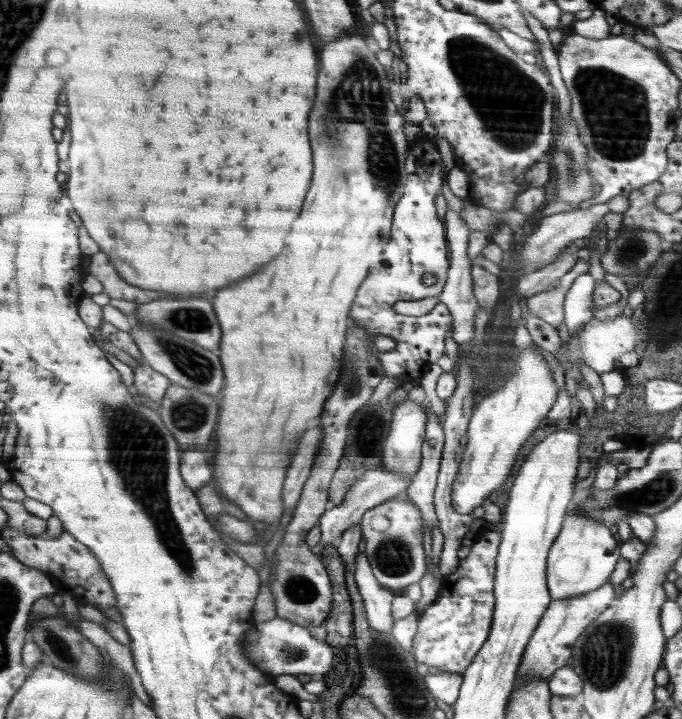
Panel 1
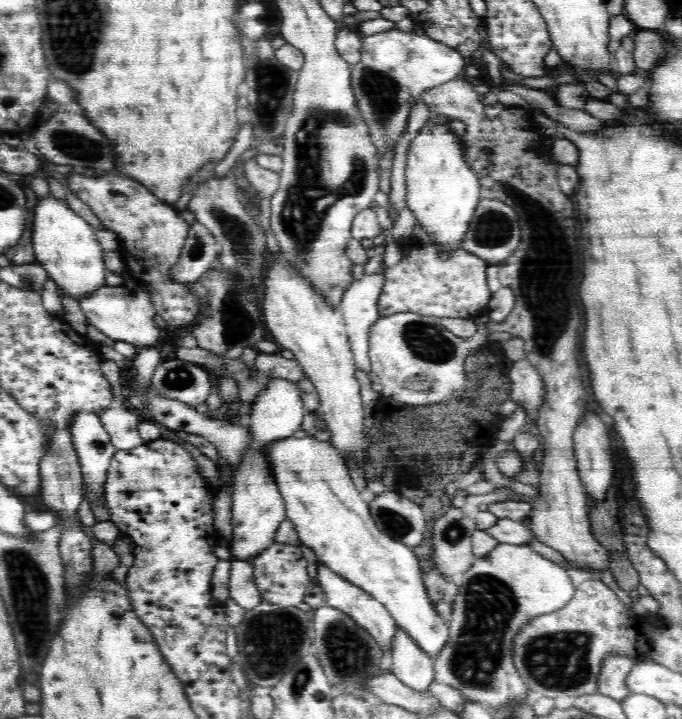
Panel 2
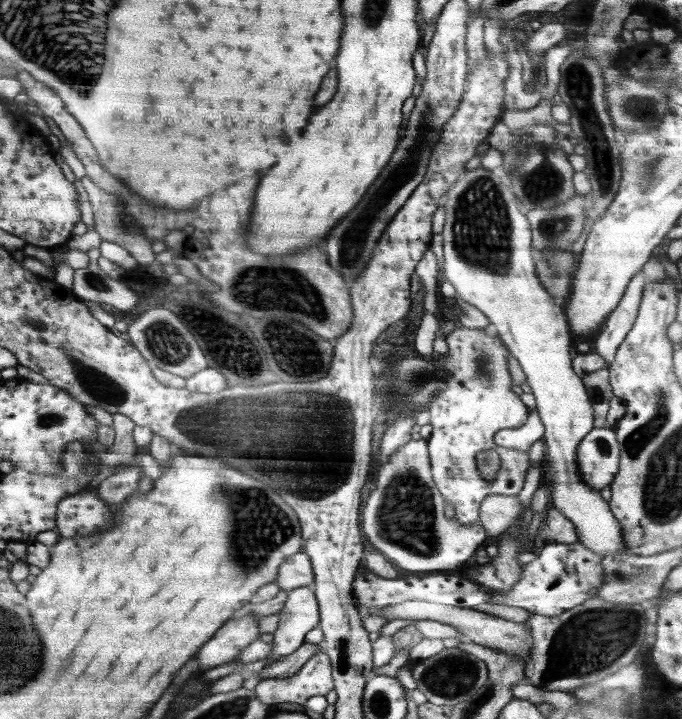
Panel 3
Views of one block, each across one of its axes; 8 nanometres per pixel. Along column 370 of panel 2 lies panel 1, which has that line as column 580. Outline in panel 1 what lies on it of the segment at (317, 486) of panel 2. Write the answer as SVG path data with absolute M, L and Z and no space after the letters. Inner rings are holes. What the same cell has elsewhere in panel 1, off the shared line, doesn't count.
M573 506L572 510L567 511L563 528L547 558L547 585L551 600L574 598L604 586L614 572L618 558L618 540L612 536L610 529L603 522L583 516L577 506Z

